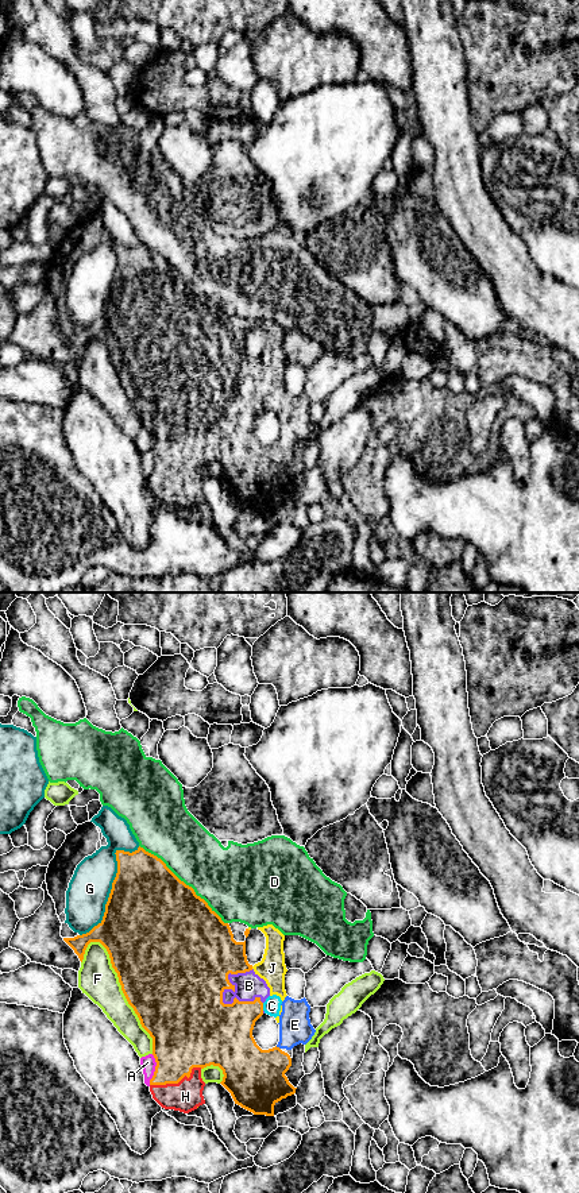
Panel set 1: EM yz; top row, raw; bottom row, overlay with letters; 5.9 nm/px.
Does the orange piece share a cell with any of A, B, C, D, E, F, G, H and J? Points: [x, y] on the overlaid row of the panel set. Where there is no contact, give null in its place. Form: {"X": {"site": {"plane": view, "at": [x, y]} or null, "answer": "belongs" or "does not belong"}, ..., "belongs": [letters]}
{"A": {"site": {"plane": "yz", "at": [155, 1069]}, "answer": "does not belong"}, "B": {"site": {"plane": "yz", "at": [227, 1004]}, "answer": "belongs"}, "C": {"site": {"plane": "yz", "at": [262, 1007]}, "answer": "belongs"}, "D": {"site": {"plane": "yz", "at": [184, 883]}, "answer": "does not belong"}, "E": {"site": {"plane": "yz", "at": [278, 1047]}, "answer": "belongs"}, "F": {"site": {"plane": "yz", "at": [123, 992]}, "answer": "does not belong"}, "G": {"site": {"plane": "yz", "at": [112, 885]}, "answer": "does not belong"}, "H": {"site": {"plane": "yz", "at": [177, 1083]}, "answer": "belongs"}, "J": {"site": null, "answer": "belongs"}, "belongs": ["B", "C", "E", "H", "J"]}

